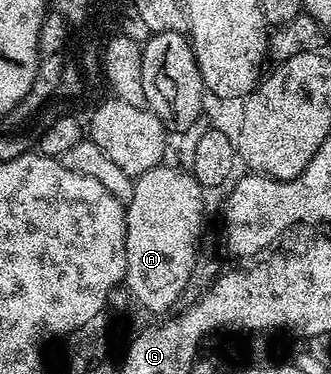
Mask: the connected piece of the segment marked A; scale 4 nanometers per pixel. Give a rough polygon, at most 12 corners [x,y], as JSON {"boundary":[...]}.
{"boundary":[[157,165],[126,206],[124,285],[173,310],[200,252],[203,187]]}

